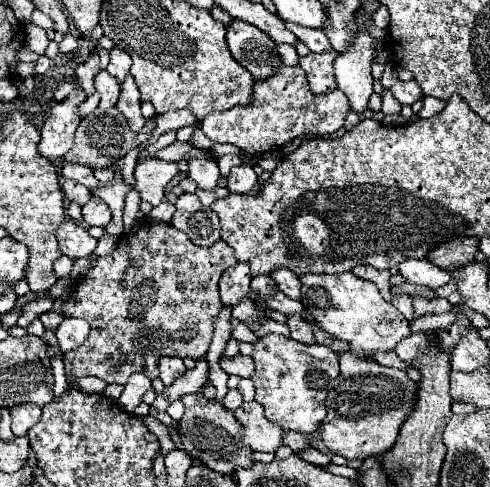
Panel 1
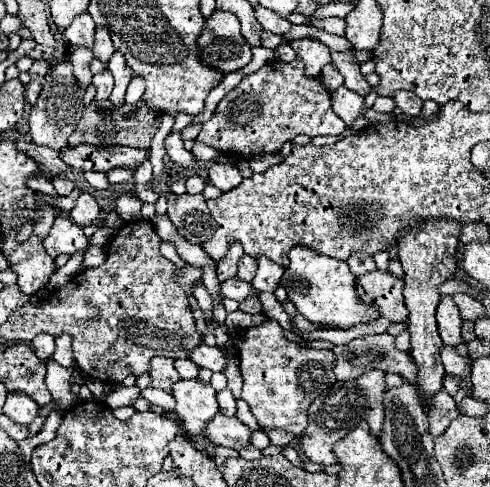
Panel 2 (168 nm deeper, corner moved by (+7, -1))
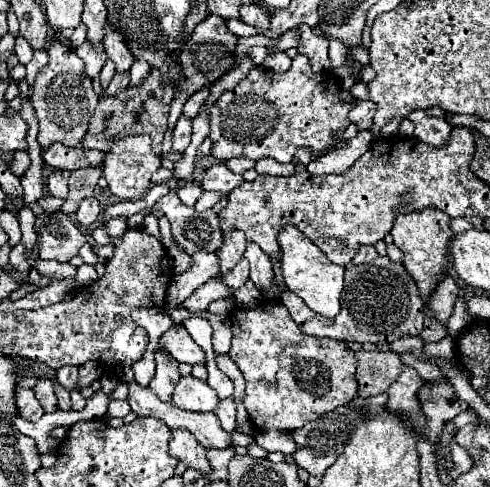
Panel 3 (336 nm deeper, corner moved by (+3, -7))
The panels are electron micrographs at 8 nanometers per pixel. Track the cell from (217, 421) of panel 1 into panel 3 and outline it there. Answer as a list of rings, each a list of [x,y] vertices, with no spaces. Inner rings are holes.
[[[194,375],[180,377],[172,395],[172,403],[186,411],[212,411],[218,401],[220,399],[216,391],[208,387],[206,381],[196,379]]]

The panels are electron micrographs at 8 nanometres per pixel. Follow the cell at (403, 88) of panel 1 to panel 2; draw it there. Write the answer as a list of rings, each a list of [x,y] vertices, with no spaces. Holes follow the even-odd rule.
[[[396,91],[392,95],[392,99],[396,101],[396,105],[402,109],[404,115],[418,115],[420,109],[422,109],[422,99],[416,97],[414,93],[408,93],[408,91]]]

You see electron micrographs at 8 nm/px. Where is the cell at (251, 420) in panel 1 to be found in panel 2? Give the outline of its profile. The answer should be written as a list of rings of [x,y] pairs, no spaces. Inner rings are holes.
[[[218,413],[206,429],[206,437],[214,443],[214,445],[222,445],[222,447],[232,447],[232,449],[242,449],[250,445],[252,439],[252,429],[248,425],[244,425],[238,417],[226,417],[222,413]]]

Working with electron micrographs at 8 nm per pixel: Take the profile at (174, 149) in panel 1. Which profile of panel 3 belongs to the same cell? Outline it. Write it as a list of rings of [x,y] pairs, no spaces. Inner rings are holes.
[[[52,143],[42,147],[42,161],[54,169],[80,169],[80,167],[96,167],[104,163],[102,151],[88,151],[84,147],[64,147],[62,143]]]

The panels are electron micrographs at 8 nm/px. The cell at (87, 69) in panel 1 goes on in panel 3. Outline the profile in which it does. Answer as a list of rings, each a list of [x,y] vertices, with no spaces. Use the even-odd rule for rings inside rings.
[[[84,41],[80,47],[76,47],[76,55],[80,55],[80,59],[84,59],[86,63],[86,75],[94,77],[100,73],[100,69],[106,63],[106,51],[100,51],[96,45],[92,45],[90,41]]]

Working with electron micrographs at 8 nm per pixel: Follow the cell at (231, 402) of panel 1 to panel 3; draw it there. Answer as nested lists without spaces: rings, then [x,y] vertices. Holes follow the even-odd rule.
[[[222,399],[216,405],[214,413],[218,415],[222,429],[228,431],[228,433],[232,433],[234,431],[234,425],[236,425],[236,403],[232,399]]]

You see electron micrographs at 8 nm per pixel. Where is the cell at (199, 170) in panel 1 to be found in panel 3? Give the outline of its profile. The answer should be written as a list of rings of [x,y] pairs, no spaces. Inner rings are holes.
[[[180,115],[180,119],[176,121],[176,127],[174,127],[172,149],[178,153],[184,153],[184,149],[190,143],[190,135],[192,135],[192,119],[186,115]]]

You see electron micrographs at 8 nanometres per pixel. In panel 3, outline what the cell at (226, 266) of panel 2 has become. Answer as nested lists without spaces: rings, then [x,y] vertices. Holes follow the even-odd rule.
[[[228,229],[228,231],[222,231],[222,247],[216,251],[218,259],[220,259],[220,271],[228,273],[236,263],[238,259],[242,259],[244,255],[244,247],[246,247],[246,237],[242,231],[238,229]]]

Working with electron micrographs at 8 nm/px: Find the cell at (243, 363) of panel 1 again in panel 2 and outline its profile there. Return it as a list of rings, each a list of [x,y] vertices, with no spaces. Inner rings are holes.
[[[204,343],[198,345],[198,347],[192,351],[190,359],[192,359],[198,367],[206,367],[206,369],[210,369],[210,371],[224,371],[224,367],[228,365],[228,359],[226,359],[226,355],[224,355],[222,349],[218,349],[216,345],[214,345],[214,347],[208,347],[208,345],[204,345]]]

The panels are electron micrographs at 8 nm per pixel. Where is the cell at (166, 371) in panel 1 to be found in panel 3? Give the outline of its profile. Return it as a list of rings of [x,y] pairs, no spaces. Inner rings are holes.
[[[156,353],[156,373],[150,381],[150,389],[160,395],[160,399],[172,403],[172,391],[180,379],[178,363],[168,353]]]

